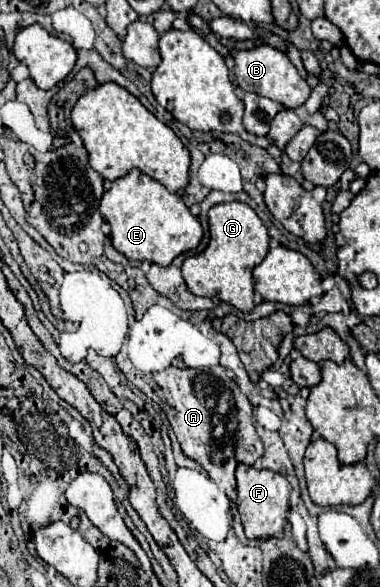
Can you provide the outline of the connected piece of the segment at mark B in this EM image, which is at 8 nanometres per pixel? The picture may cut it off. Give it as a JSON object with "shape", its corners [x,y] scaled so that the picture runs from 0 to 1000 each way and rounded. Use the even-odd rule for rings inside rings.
{"shape":[[[703,75],[671,78],[666,85],[634,85],[618,92],[618,140],[645,157],[671,157],[671,160],[703,164],[755,184],[797,181],[818,160],[818,147],[766,109],[766,102],[755,99],[755,89],[703,78]]]}

